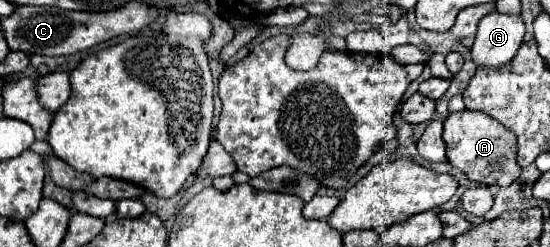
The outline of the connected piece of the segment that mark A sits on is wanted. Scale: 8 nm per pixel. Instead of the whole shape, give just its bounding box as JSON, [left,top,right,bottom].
[444,110,520,186]

